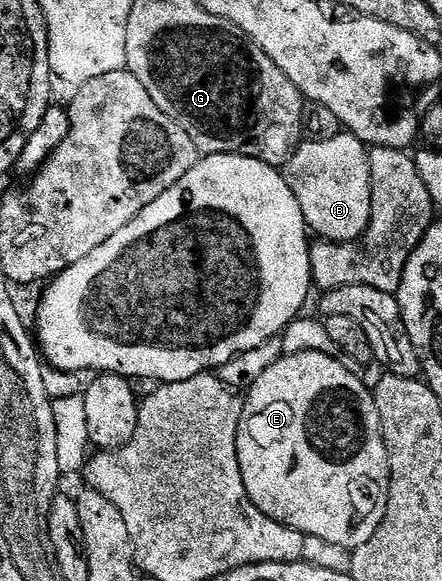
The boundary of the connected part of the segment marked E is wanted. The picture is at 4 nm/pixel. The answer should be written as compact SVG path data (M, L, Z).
M287 353L276 363L272 363L272 367L268 367L268 371L264 371L264 375L260 375L260 379L256 379L256 383L245 394L244 416L238 428L240 475L252 503L256 503L256 507L276 523L292 527L305 537L319 537L327 543L336 543L336 547L351 551L359 549L361 545L368 543L368 539L372 539L372 535L376 535L390 498L390 464L382 434L380 411L376 411L373 392L368 385L366 389L364 382L362 377L352 375L352 371L348 371L337 357L329 357L323 353Z

